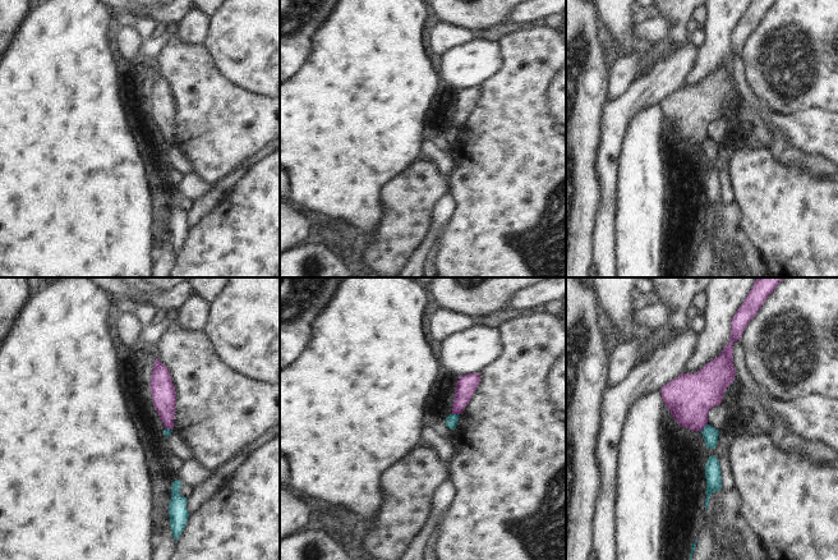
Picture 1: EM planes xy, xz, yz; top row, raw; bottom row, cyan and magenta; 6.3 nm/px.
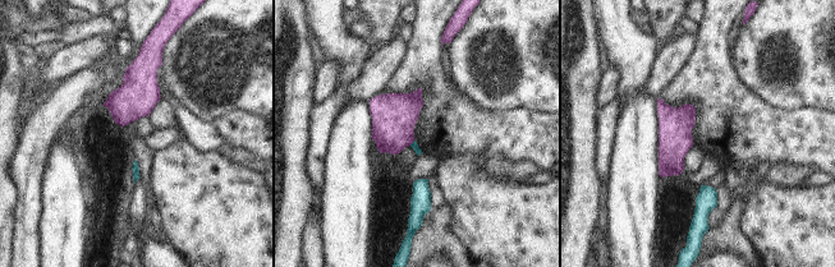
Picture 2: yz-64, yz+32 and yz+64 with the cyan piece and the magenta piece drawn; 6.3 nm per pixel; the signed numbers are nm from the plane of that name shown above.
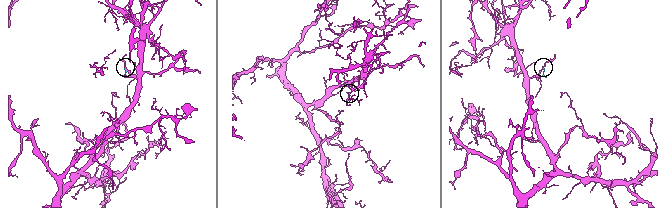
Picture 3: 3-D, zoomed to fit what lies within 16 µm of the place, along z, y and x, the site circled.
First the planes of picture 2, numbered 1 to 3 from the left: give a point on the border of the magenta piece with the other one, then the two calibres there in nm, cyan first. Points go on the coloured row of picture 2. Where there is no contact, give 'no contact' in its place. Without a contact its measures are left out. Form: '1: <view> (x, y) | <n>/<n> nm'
1: no contact
2: yz+32 (413, 142) | 50/280 nm
3: no contact

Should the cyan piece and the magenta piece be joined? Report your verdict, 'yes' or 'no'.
no

